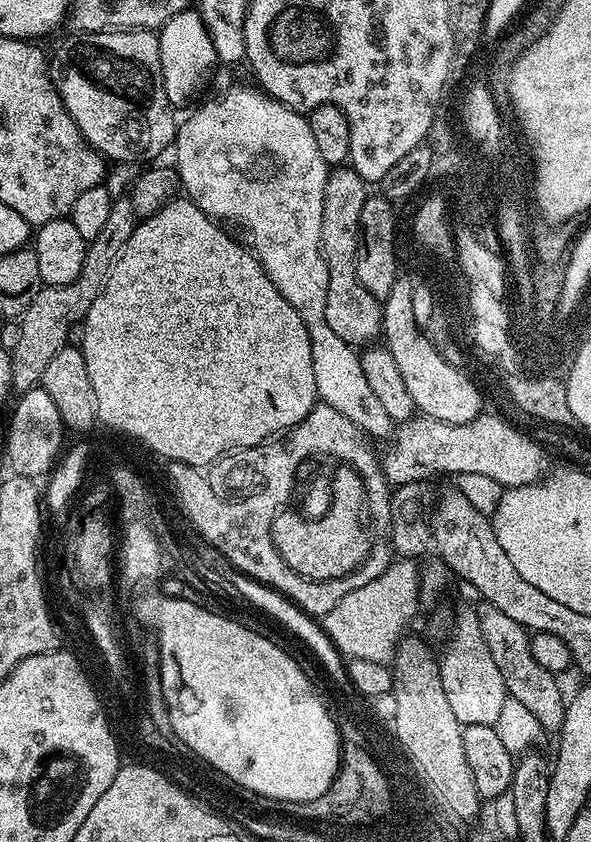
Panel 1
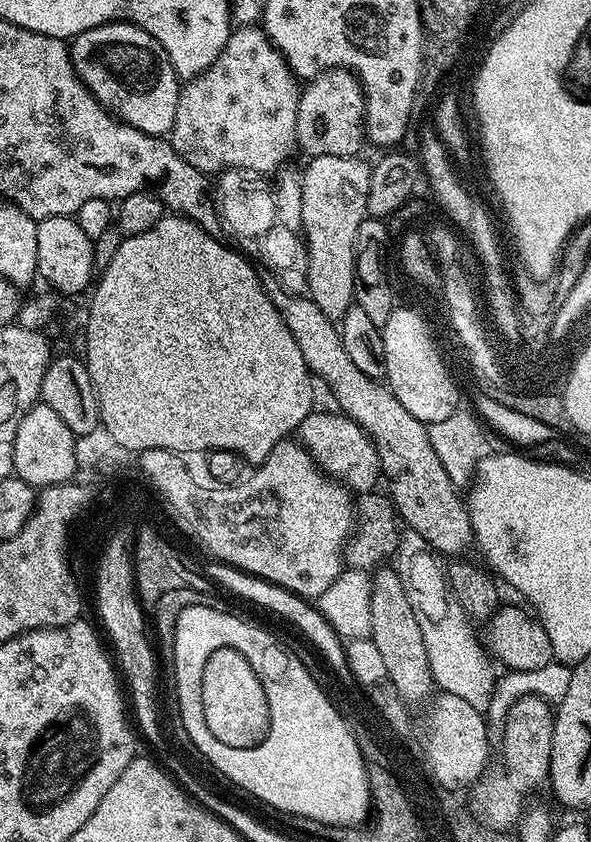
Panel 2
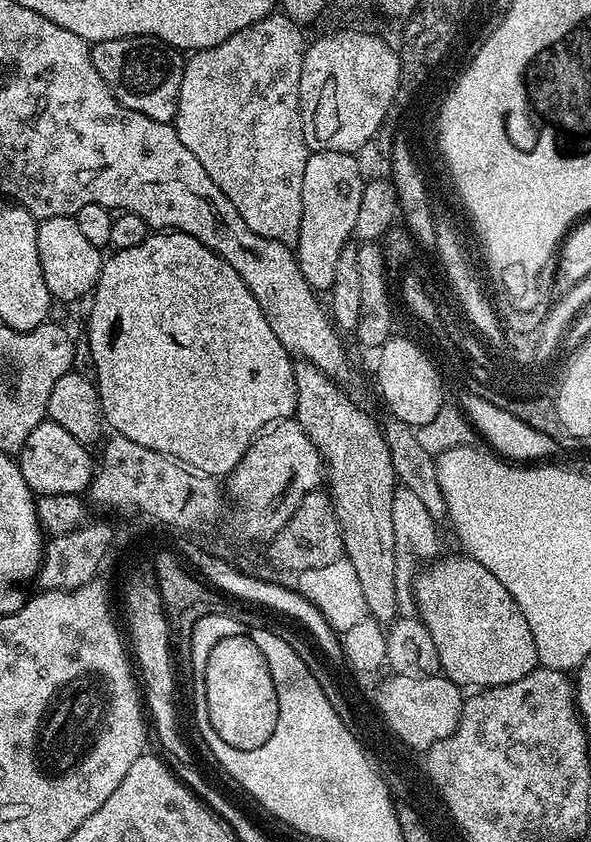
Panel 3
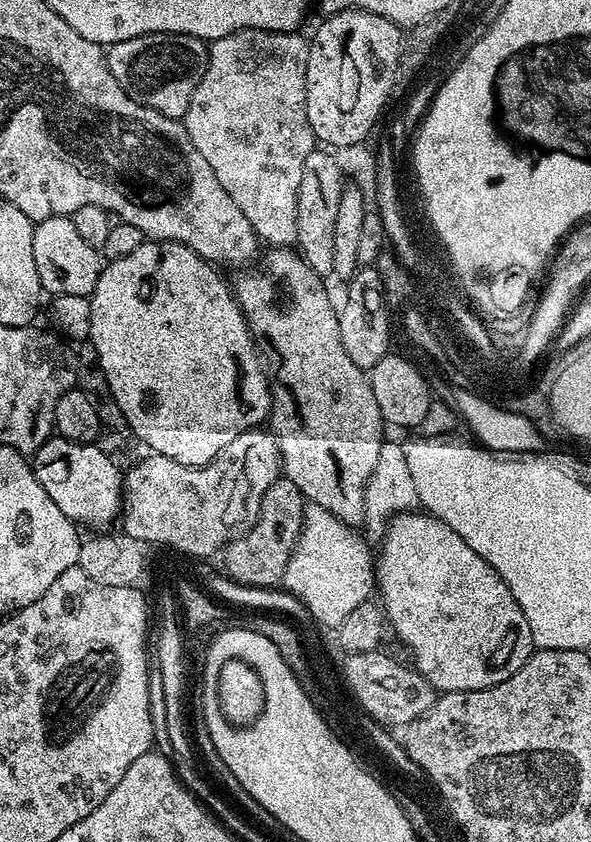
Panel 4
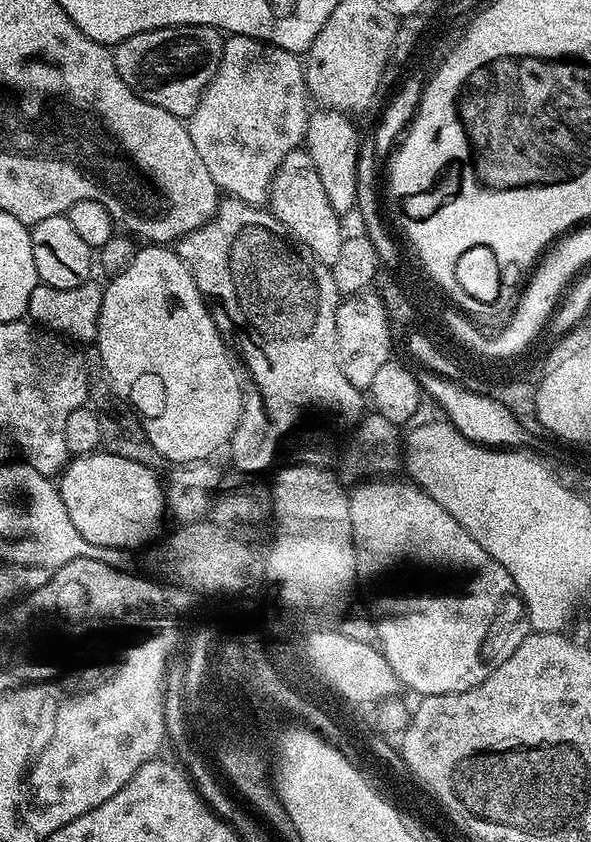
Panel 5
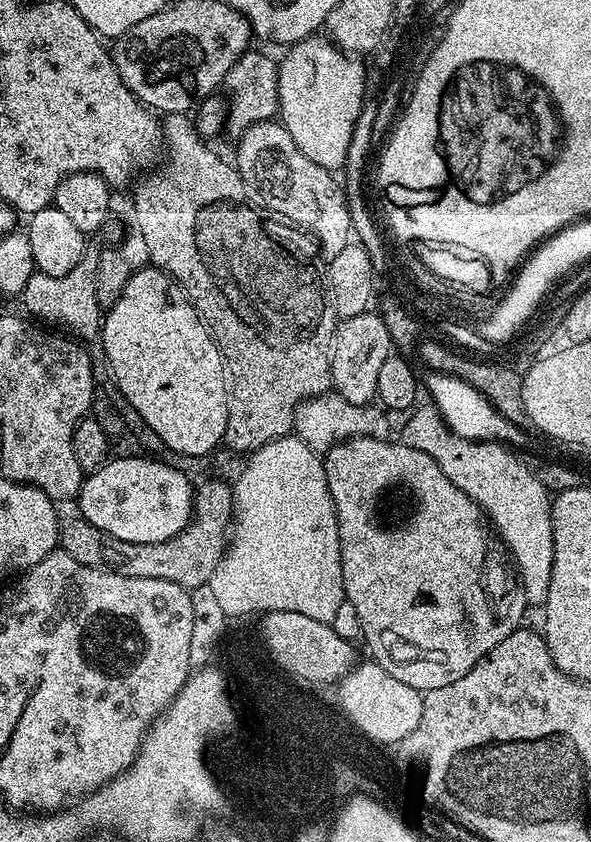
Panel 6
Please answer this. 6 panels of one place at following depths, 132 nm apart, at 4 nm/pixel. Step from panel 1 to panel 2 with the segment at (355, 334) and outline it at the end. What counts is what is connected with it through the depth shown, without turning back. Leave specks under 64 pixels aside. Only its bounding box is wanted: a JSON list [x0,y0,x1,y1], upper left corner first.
[300,156,372,322]

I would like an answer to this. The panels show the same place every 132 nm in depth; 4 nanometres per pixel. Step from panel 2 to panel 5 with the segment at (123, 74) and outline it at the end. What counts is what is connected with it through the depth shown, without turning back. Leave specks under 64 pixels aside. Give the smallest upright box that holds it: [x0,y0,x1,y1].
[115,26,224,118]

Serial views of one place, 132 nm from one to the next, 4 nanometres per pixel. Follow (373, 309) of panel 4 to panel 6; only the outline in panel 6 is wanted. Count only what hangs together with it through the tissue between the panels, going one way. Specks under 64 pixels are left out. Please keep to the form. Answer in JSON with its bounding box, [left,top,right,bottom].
[332,311,393,405]

